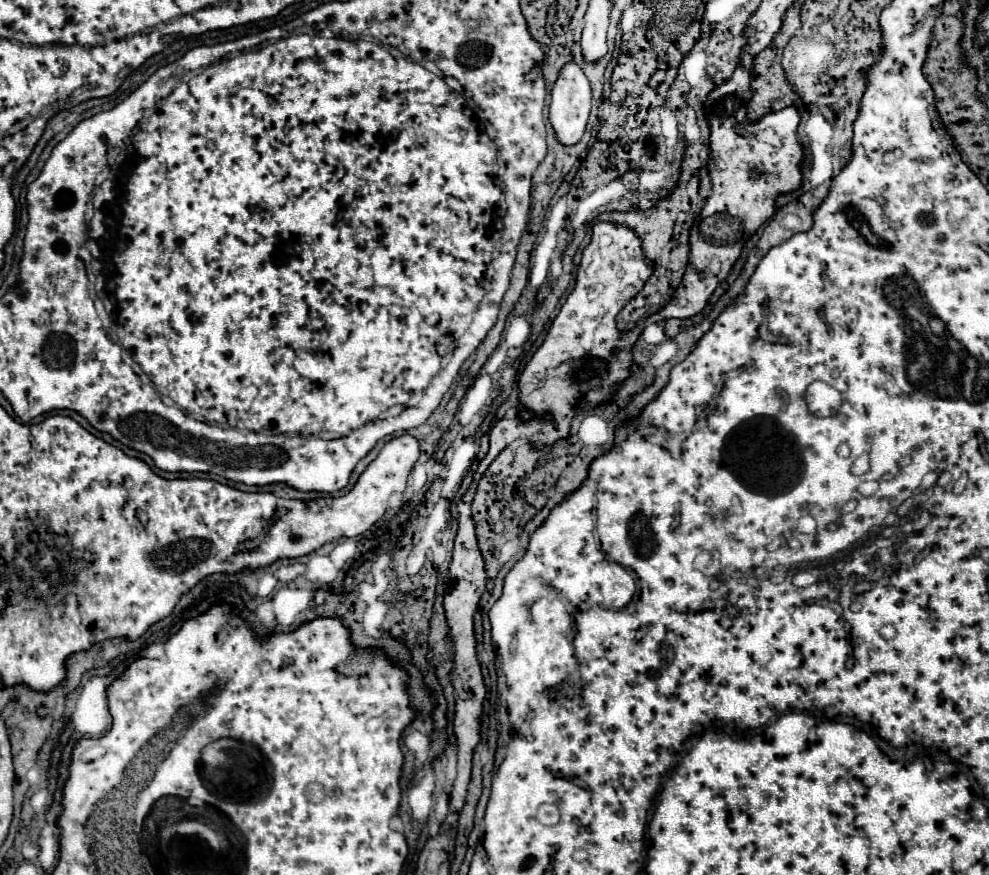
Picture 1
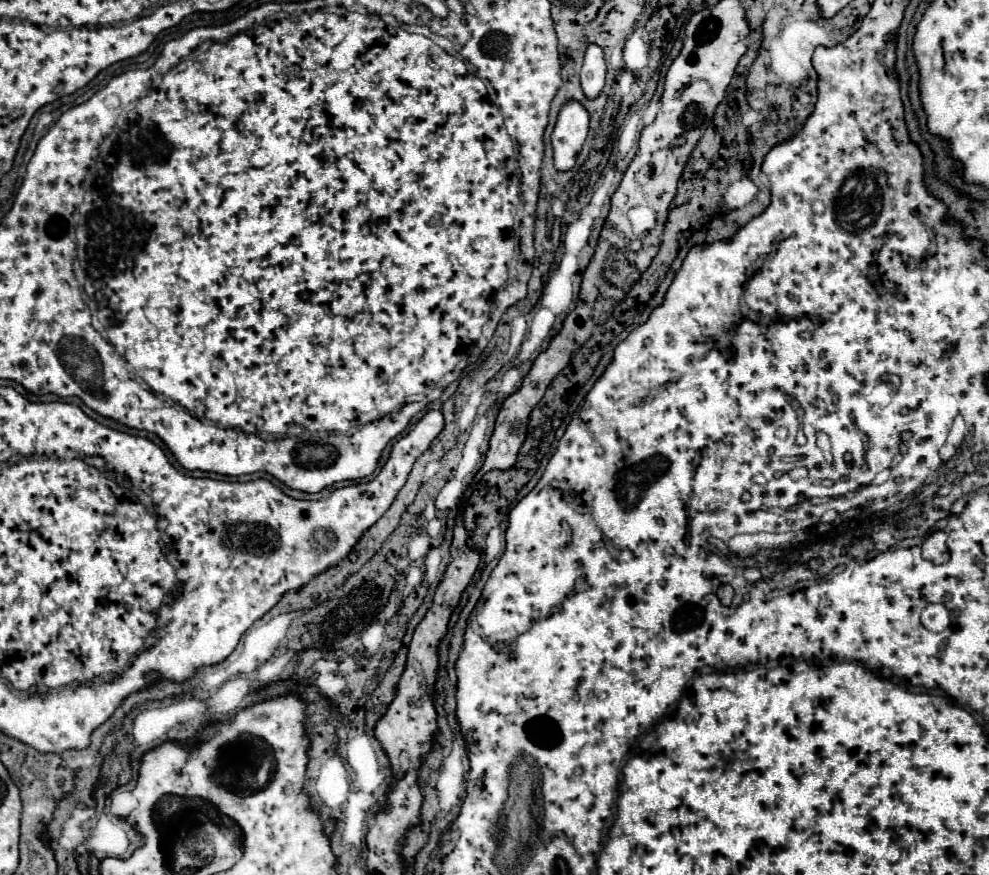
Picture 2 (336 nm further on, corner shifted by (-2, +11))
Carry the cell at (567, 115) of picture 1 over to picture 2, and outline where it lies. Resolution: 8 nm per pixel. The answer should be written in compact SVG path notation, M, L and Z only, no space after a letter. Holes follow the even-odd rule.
M571 100L563 106L555 130L551 134L551 144L555 152L555 168L565 172L575 166L577 154L581 152L581 146L587 138L589 130L589 114L587 110Z

